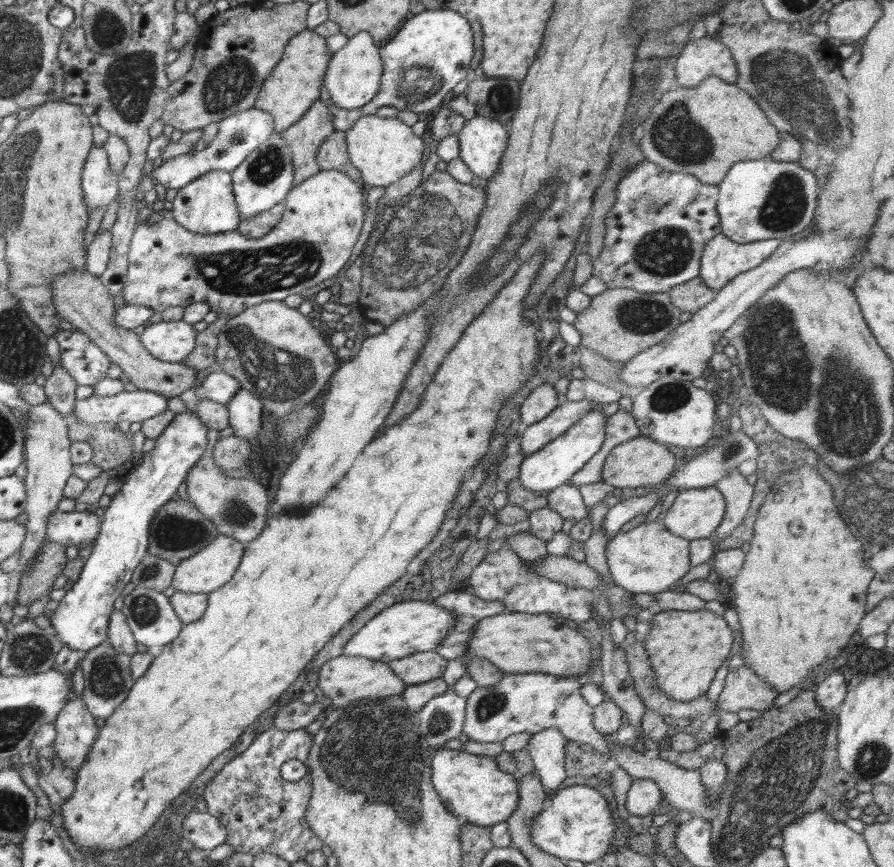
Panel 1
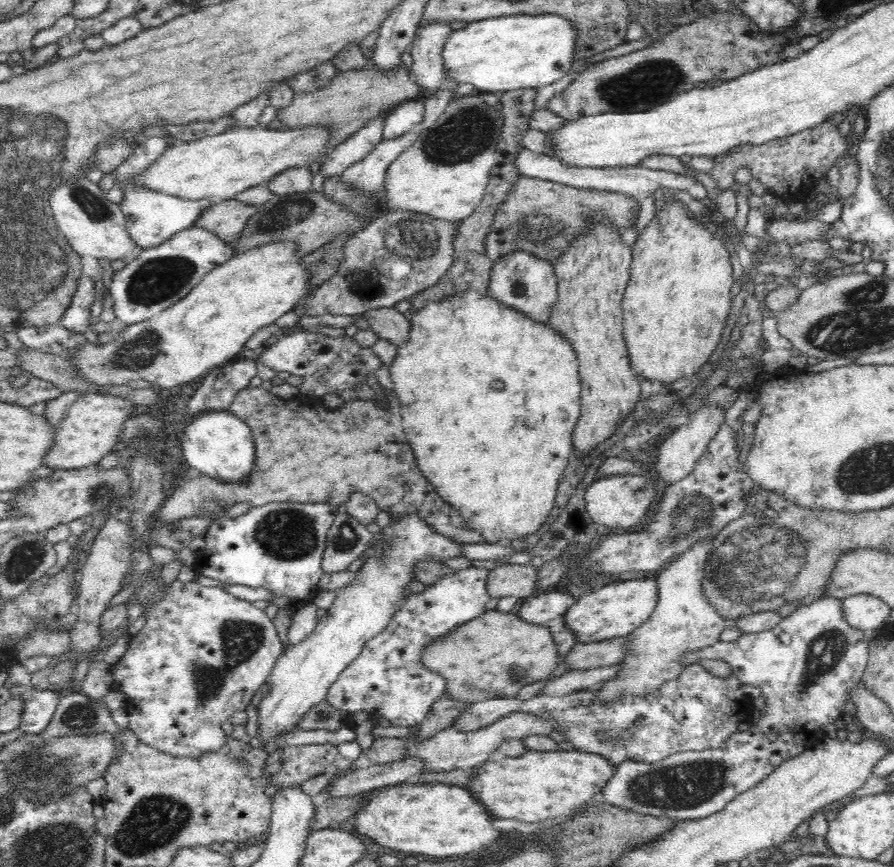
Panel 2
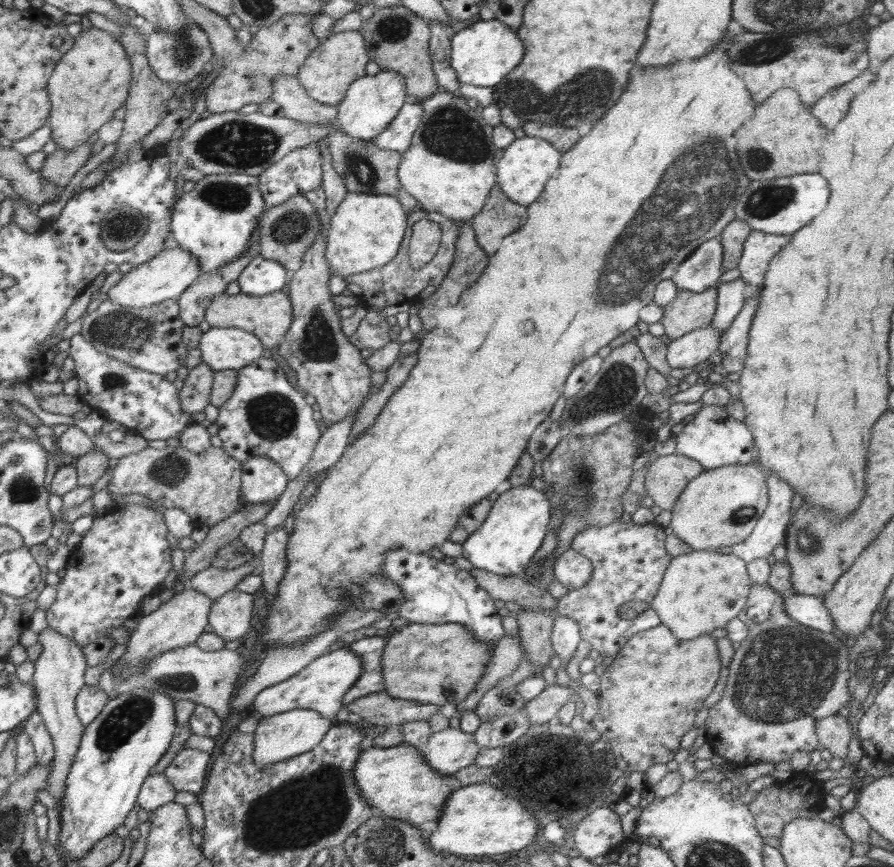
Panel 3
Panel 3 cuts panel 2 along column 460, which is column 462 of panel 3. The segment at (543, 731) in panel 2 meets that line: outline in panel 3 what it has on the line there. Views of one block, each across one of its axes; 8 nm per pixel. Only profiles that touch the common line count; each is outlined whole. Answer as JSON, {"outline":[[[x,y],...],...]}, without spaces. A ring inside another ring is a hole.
{"outline":[[[455,723],[446,730],[433,732],[424,750],[419,750],[426,762],[441,775],[450,777],[475,763],[480,748],[473,734],[462,732]]]}

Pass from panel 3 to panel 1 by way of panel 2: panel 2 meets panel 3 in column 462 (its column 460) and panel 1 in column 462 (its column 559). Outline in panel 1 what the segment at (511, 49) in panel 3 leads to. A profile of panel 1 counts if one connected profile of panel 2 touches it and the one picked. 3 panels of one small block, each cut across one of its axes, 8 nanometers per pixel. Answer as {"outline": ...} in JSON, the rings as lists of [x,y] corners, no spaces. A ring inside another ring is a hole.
{"outline":[[[428,10],[411,14],[398,34],[379,47],[382,59],[382,80],[378,94],[360,108],[343,109],[334,104],[328,89],[322,83],[320,100],[326,103],[332,112],[335,131],[346,132],[360,116],[375,114],[377,109],[389,106],[398,110],[430,112],[442,106],[452,95],[452,88],[468,76],[470,60],[474,58],[474,40],[468,20],[458,11]]]}

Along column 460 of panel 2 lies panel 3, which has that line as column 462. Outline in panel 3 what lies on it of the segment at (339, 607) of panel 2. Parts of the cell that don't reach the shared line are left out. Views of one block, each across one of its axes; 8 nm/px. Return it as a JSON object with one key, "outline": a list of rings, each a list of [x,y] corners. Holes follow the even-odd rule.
{"outline":[[[529,484],[512,487],[499,494],[491,506],[486,520],[461,545],[462,556],[476,569],[501,574],[521,576],[534,553],[543,543],[551,519],[551,502],[543,491]]]}

